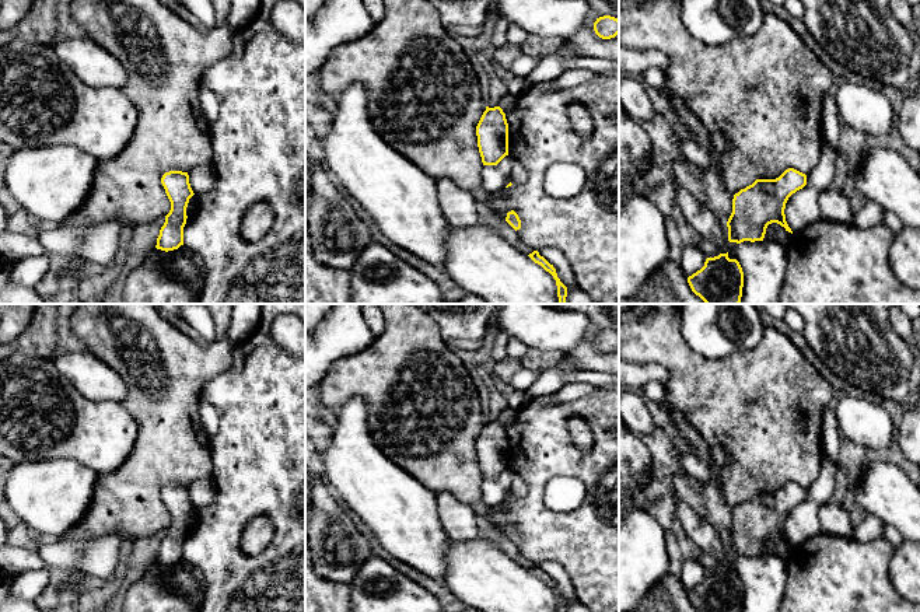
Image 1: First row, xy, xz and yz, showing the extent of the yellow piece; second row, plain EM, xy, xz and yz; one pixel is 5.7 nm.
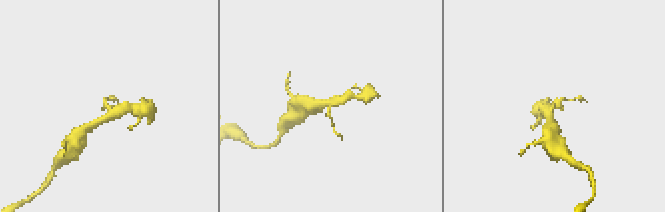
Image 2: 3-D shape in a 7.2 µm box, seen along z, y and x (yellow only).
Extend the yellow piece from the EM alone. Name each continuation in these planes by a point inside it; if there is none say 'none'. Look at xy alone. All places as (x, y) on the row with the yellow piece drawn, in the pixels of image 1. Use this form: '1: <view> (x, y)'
none

